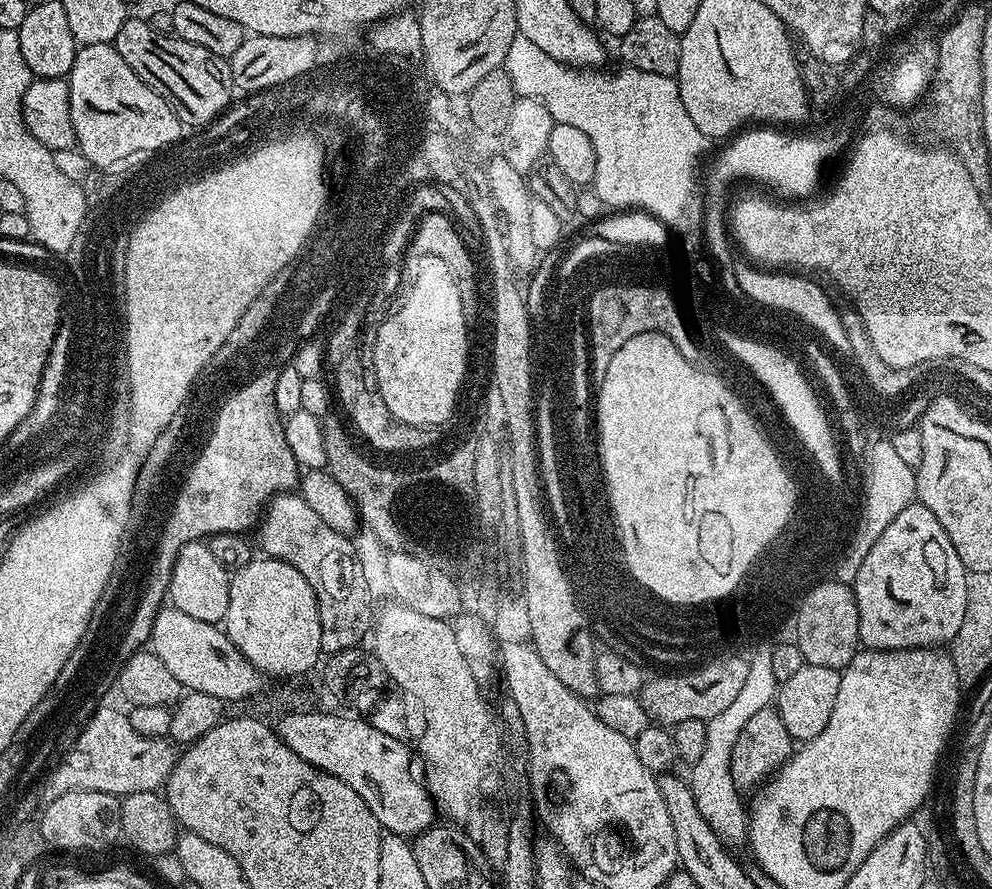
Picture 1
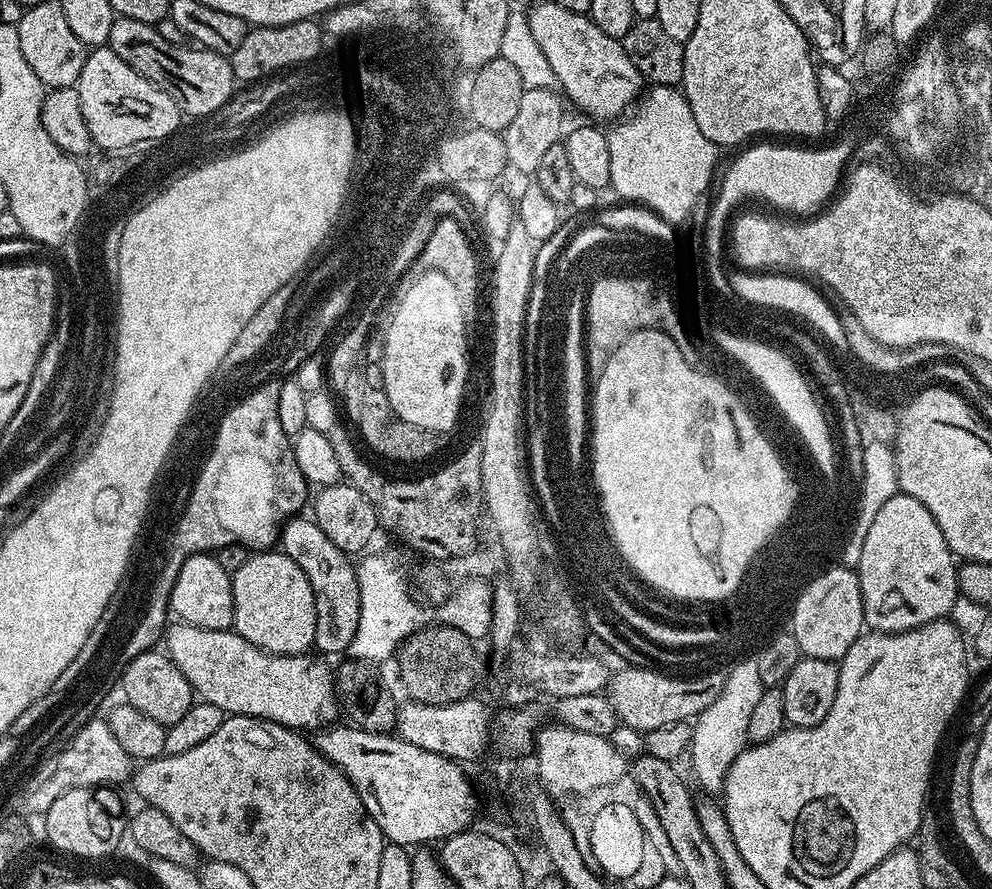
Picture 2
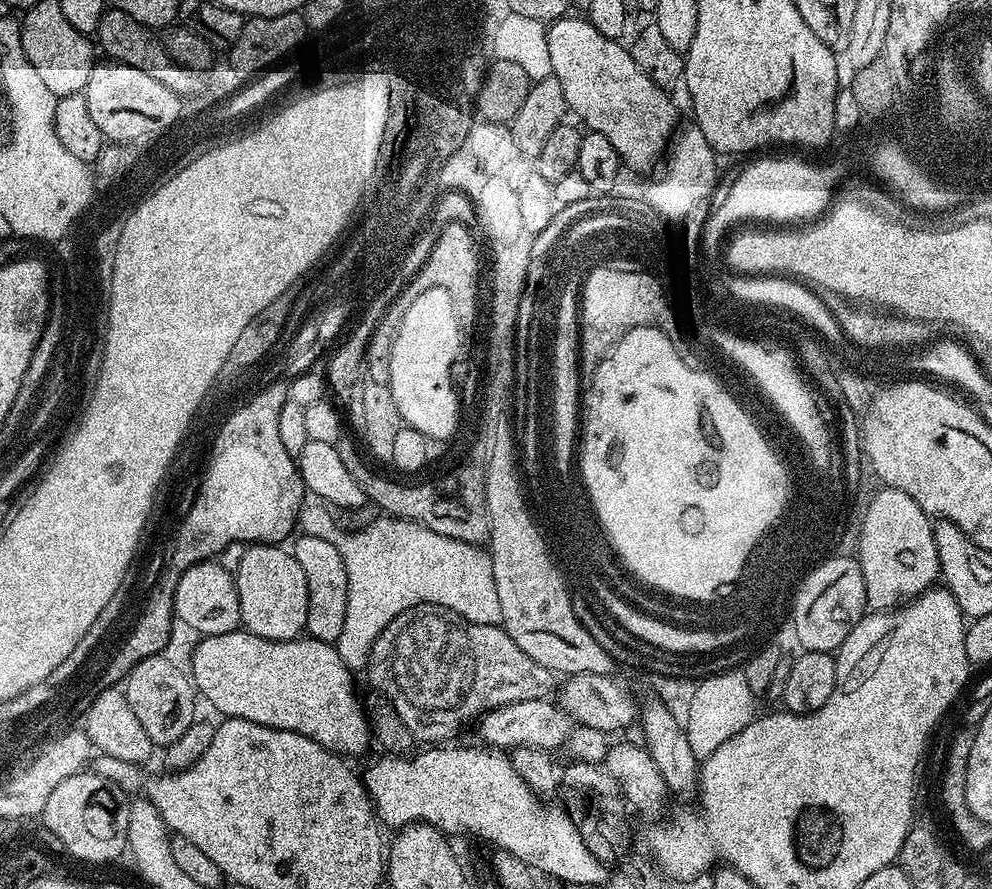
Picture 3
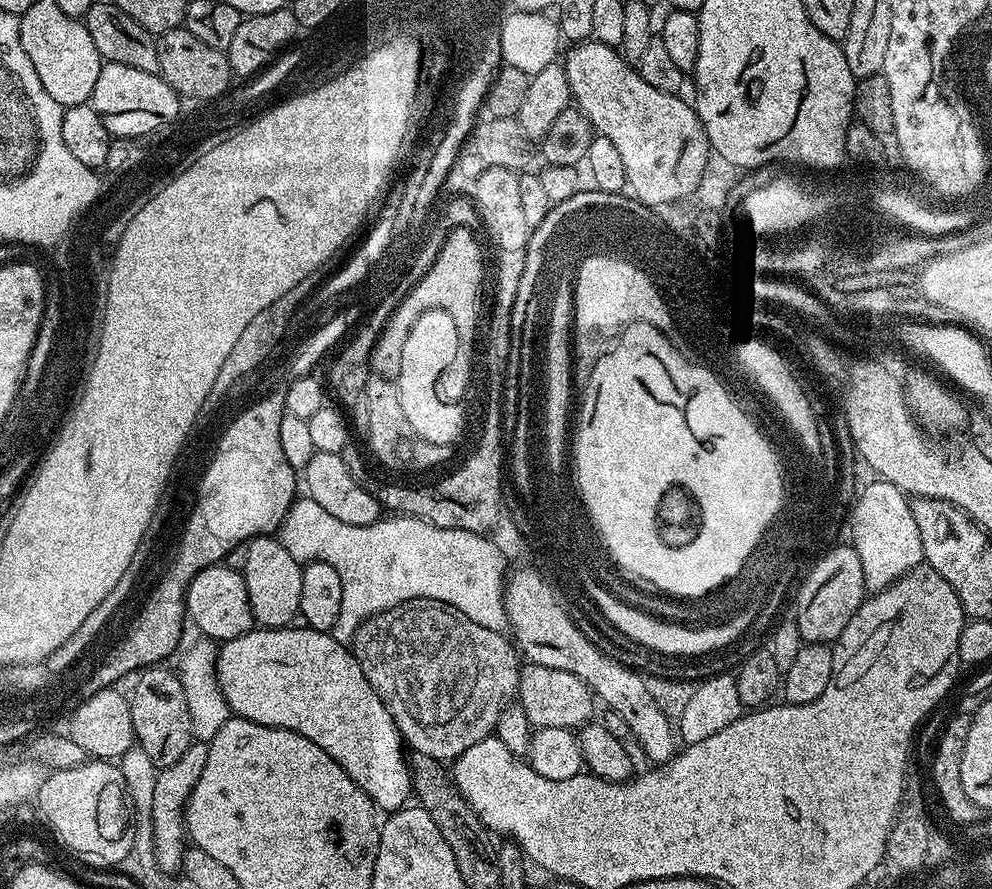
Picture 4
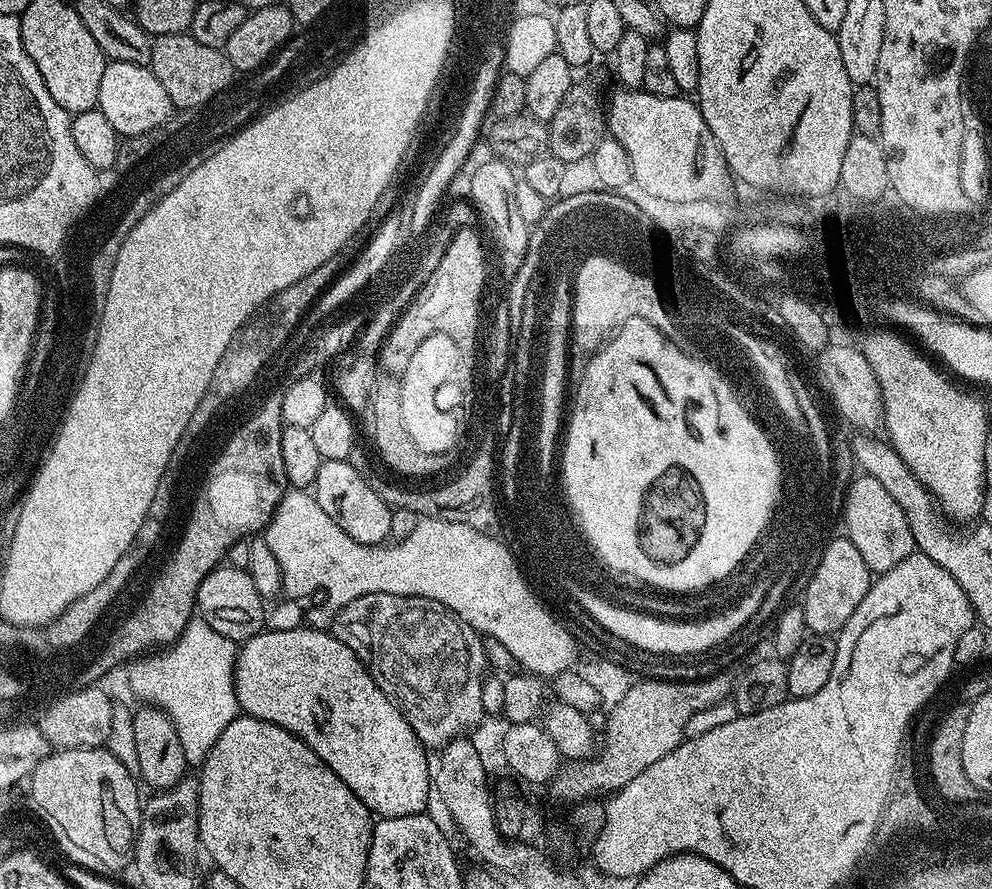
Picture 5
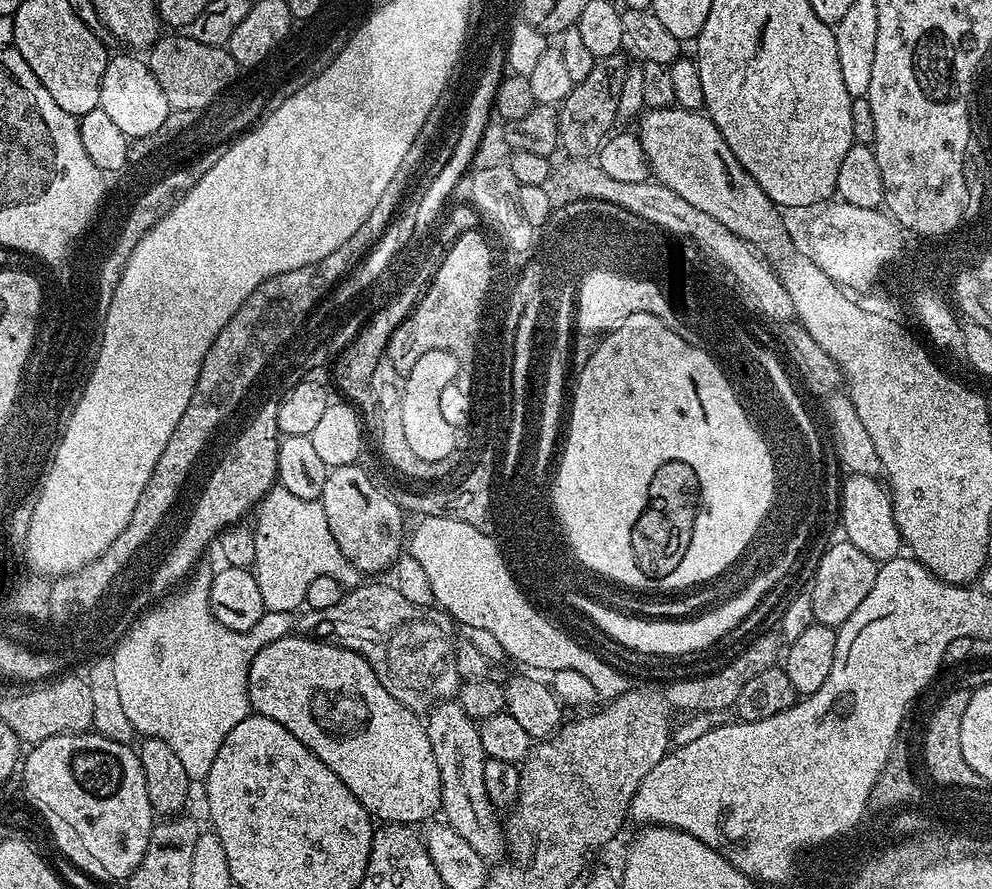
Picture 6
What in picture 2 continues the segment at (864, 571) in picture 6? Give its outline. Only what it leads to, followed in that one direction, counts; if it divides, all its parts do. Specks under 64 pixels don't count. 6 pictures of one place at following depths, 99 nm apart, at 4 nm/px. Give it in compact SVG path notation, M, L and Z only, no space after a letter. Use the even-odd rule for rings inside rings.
M824 568L818 581L808 585L804 603L794 604L792 608L790 631L801 653L810 658L833 662L843 660L846 650L854 646L865 628L860 577L850 568Z

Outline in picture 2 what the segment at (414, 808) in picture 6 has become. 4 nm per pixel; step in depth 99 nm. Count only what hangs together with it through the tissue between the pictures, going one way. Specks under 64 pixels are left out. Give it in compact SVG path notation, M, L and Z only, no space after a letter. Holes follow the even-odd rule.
M183 622L175 626L166 632L166 654L186 674L200 700L218 706L228 716L272 720L293 730L319 730L337 723L334 672L330 666L328 669L327 659L316 654L279 656L264 652L235 630L206 630Z

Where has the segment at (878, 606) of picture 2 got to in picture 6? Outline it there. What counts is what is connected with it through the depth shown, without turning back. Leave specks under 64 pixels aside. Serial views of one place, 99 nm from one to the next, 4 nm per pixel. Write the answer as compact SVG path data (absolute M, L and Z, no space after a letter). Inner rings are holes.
M848 474L843 477L839 498L839 527L844 527L843 535L862 554L872 560L883 562L901 555L902 541L900 531L892 517L892 499L885 485L875 476ZM880 483L880 484L879 484Z

